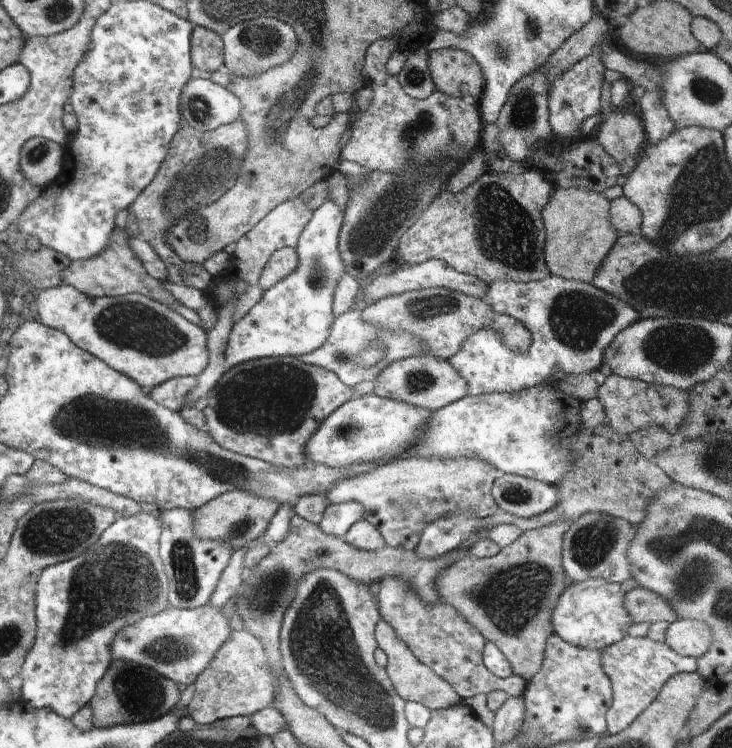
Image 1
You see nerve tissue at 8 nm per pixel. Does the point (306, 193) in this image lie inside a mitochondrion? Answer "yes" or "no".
no

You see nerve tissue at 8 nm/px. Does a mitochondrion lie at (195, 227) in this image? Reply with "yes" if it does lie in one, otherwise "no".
yes

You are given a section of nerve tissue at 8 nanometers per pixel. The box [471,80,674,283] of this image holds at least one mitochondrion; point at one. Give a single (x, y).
(522, 116)

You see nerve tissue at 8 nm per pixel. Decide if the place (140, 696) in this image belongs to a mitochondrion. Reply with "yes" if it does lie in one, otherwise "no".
yes

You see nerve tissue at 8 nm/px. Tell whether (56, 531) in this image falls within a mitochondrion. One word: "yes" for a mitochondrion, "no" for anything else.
yes

